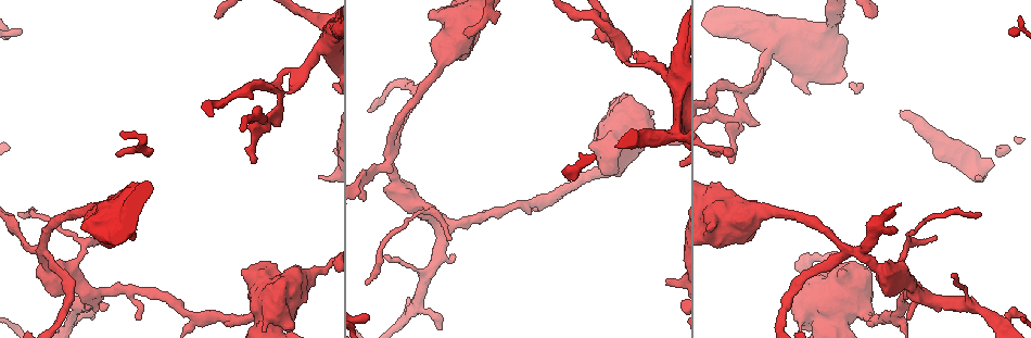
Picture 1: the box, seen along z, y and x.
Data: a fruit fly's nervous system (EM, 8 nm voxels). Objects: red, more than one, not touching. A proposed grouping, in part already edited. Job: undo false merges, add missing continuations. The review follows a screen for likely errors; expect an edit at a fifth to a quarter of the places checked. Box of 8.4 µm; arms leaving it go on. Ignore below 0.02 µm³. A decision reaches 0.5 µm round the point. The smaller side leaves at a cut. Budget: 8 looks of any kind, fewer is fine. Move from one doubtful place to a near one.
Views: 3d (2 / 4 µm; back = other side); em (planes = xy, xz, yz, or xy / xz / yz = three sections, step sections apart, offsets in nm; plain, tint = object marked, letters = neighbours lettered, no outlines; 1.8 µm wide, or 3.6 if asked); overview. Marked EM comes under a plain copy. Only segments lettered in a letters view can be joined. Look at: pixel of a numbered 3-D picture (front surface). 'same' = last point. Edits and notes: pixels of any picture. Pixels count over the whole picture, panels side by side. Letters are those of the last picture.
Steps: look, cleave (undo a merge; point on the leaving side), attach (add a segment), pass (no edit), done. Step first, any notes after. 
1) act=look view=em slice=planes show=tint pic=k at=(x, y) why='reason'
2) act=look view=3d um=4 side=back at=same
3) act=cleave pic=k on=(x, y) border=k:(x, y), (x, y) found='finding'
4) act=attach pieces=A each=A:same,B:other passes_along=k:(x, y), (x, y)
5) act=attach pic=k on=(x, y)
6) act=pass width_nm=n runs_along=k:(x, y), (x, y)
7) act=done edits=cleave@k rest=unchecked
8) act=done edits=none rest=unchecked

act=look view=3d um=4 pic=1 at=(846, 249) why='four-way junction'

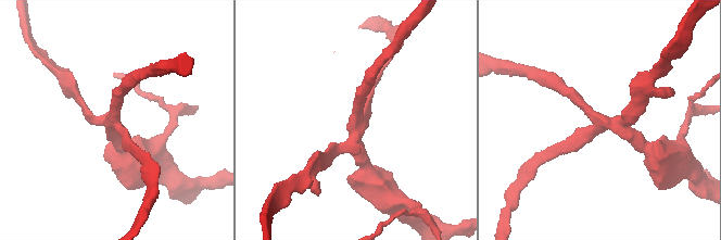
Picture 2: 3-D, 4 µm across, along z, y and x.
act=look view=em slice=xz step=8 show=letters pic=2 at=(604, 121) arms=4

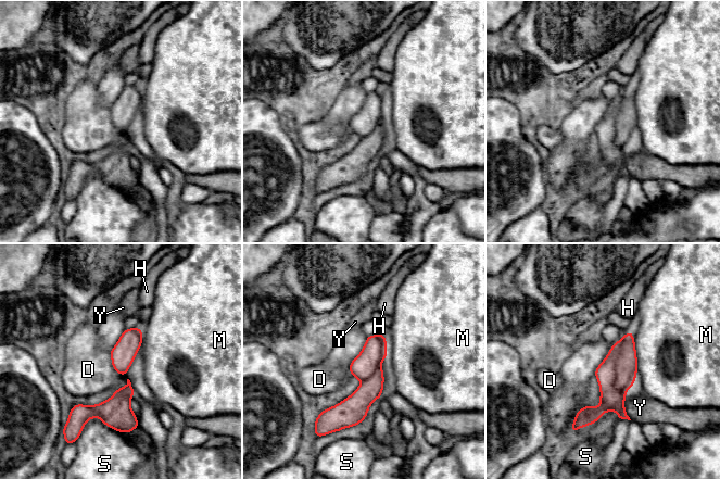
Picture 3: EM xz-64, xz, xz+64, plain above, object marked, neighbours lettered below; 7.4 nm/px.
act=look view=em slice=planes show=letters at=same

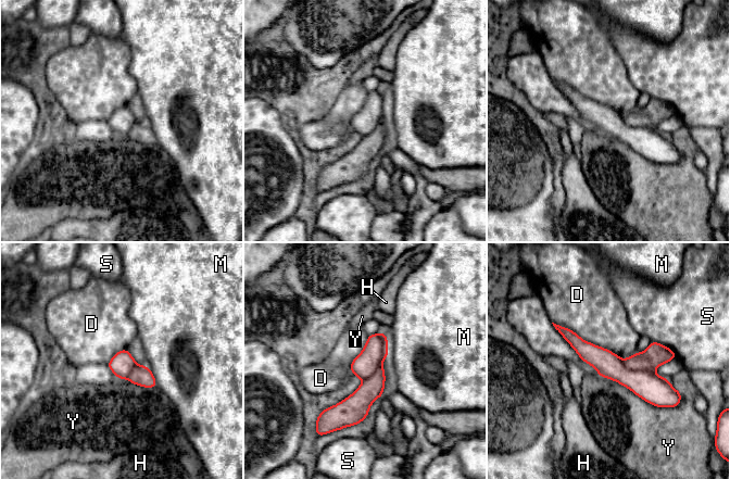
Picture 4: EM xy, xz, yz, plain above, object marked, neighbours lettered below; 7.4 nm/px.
act=cleave pic=4 on=(656, 354) width_nm=180 each=D:other,H:other,M:other,S:other,Y:other part_leaving=4:(381, 370), (344, 414), (324, 414) found='two neurons meet here'

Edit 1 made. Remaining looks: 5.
act=look view=3d um=4 pic=1 at=(318, 175) why='thin end'

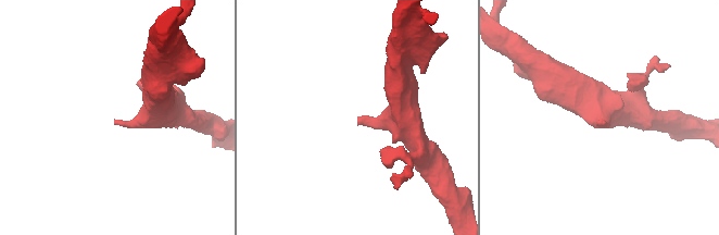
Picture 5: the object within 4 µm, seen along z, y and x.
act=look view=em slice=yz step=8 show=letters pic=5 at=(358, 124) why='shape alone is not enough'

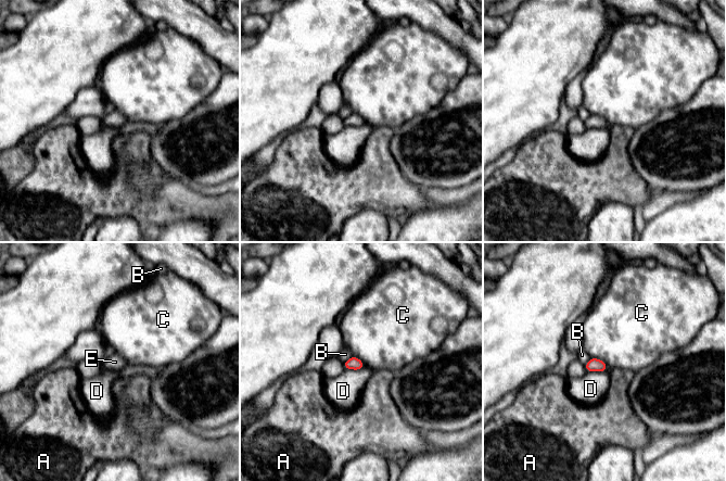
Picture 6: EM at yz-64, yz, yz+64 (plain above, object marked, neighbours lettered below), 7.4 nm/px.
act=look view=em slice=planes show=letters at=same why='cut it another way'

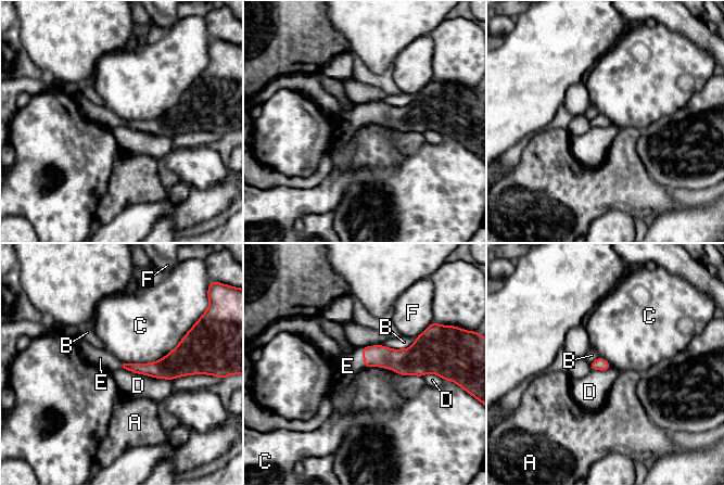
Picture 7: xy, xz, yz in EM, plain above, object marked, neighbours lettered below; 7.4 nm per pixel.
act=attach pic=7 on=(347, 366) width_nm=80 longest_contact=C:550nm each=A:other,B:other,C:other,D:other,E:same,F:other found='it goes on there'

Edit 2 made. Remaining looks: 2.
act=look view=overview

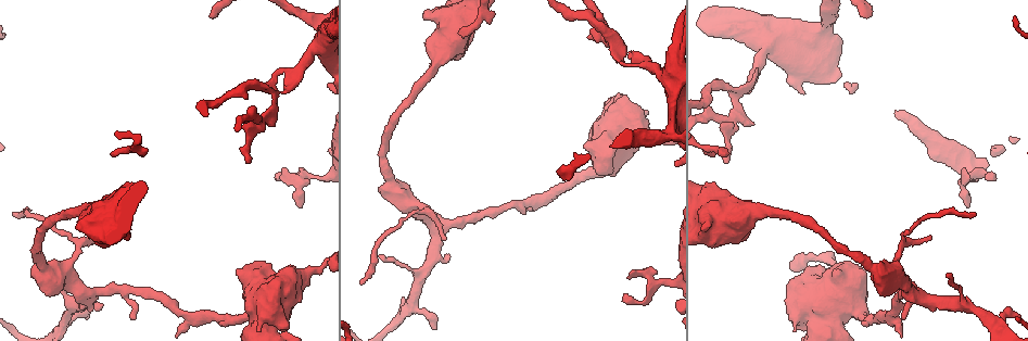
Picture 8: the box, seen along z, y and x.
act=look view=em slice=planes show=letters pic=8 at=(726, 120) why='branch point'

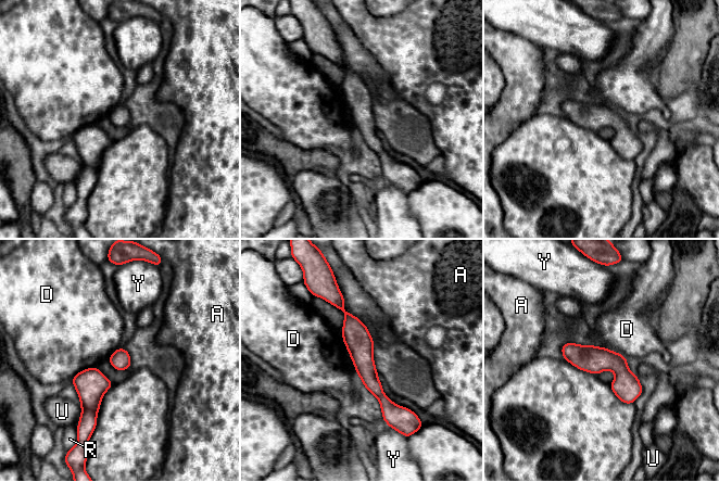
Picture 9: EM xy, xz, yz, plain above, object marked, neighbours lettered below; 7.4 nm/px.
act=pass each=A:other,D:other,R:other,U:other,Y:other border=9:(96, 366), (78, 371), (71, 379) found='all the same neuron'

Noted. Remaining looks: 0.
act=done edits=cleave@4,attach@7 rest=unchecked

